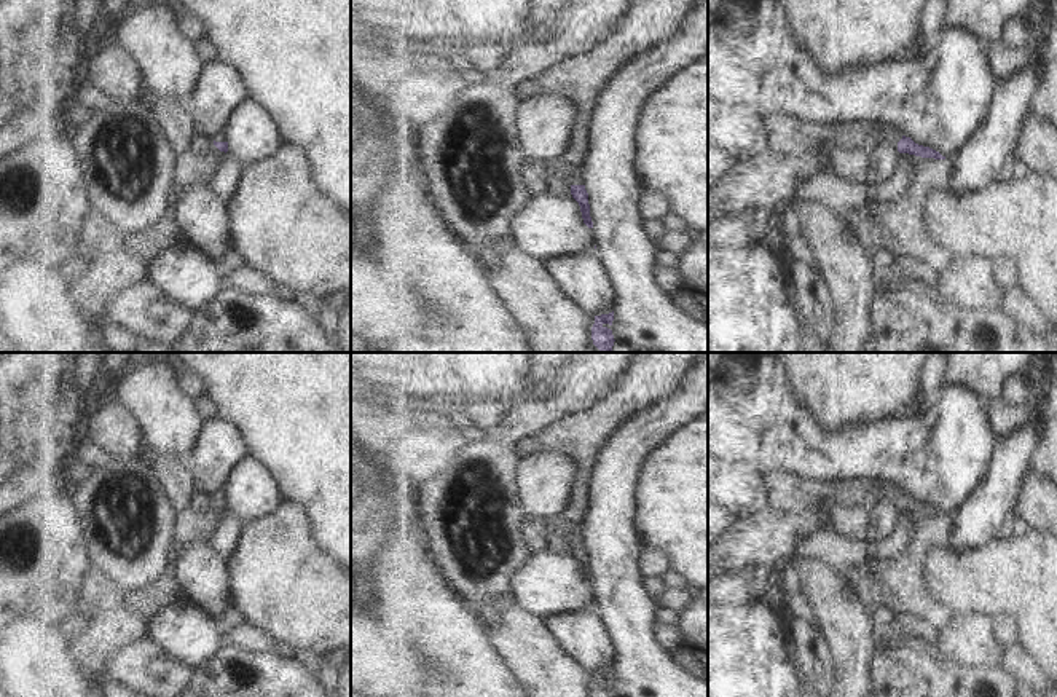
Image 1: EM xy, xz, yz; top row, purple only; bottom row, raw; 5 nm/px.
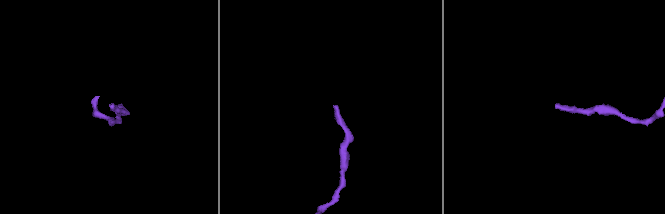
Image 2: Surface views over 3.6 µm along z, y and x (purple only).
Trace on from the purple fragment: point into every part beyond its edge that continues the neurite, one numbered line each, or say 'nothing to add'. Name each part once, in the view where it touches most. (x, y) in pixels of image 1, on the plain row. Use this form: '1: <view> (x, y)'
1: xz (652, 377)

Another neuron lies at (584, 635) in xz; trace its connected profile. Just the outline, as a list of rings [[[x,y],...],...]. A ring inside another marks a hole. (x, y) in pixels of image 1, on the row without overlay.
[[[595,608],[566,612],[547,620],[561,648],[593,675],[617,665],[617,646]]]

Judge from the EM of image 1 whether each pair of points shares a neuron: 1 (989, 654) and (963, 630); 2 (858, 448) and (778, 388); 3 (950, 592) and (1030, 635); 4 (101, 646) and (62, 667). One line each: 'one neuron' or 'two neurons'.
1: one neuron
2: one neuron
3: one neuron
4: two neurons

